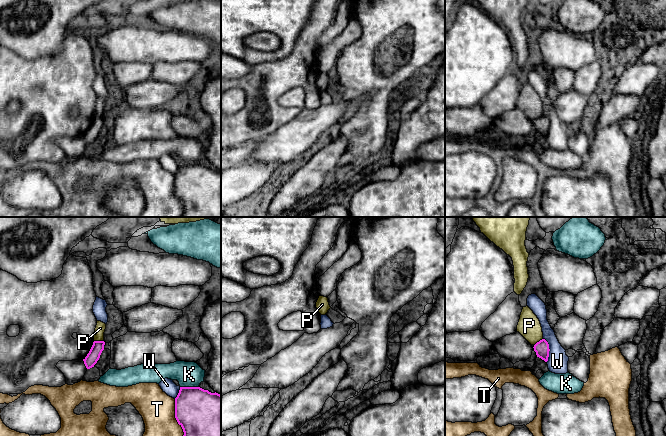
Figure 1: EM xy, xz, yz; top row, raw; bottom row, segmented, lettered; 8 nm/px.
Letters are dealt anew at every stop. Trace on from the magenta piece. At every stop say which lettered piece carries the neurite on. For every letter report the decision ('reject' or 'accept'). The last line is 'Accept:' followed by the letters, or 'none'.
K: reject
P: reject
T: reject
W: reject
Accept: none

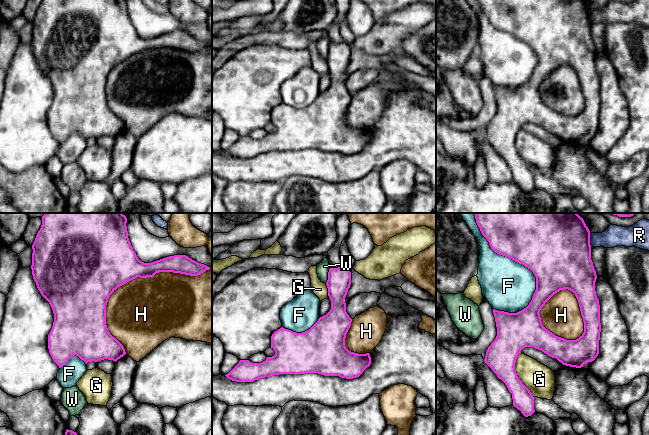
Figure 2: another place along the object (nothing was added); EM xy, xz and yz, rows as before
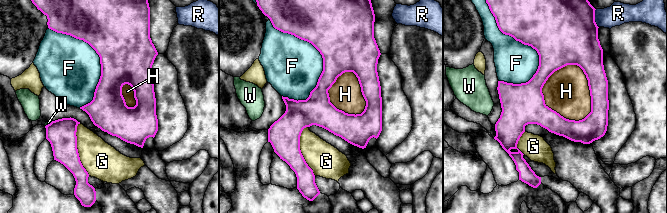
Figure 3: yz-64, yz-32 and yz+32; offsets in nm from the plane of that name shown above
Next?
F: reject
G: reject
H: accept
R: reject
W: reject
Accept: H

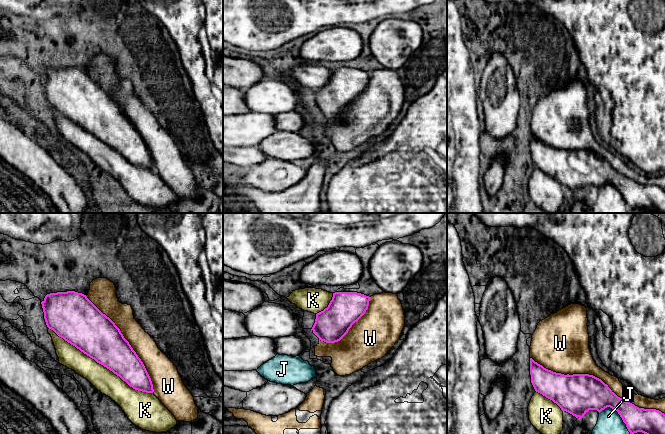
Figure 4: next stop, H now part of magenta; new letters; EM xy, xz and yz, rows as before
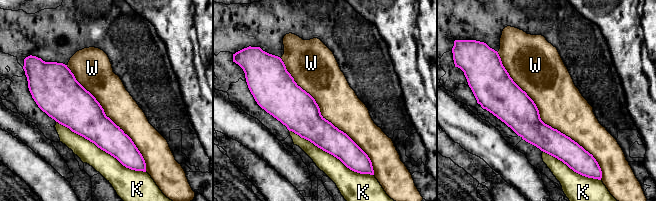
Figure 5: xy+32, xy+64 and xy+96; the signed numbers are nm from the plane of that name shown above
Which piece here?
J: reject
K: reject
W: accept
Accept: W

